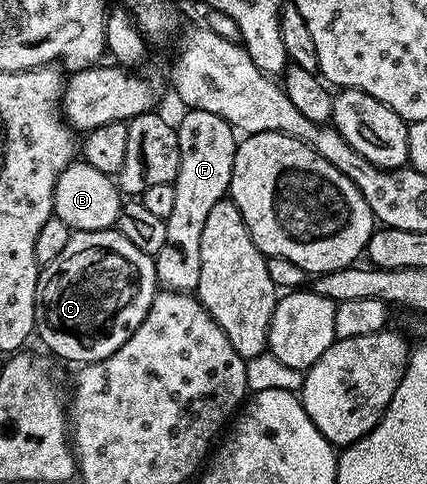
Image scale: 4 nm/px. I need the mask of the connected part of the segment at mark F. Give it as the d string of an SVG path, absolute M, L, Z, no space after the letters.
M203 109L185 110L179 121L176 121L178 142L180 143L180 171L174 180L176 191L176 207L172 207L172 215L166 220L166 238L164 247L154 257L154 266L158 272L158 284L162 289L175 289L178 293L189 293L197 290L200 279L200 234L204 231L204 223L208 219L208 211L216 207L218 201L229 194L232 167L236 159L239 138L234 126L230 125L220 115L212 115L212 111Z

